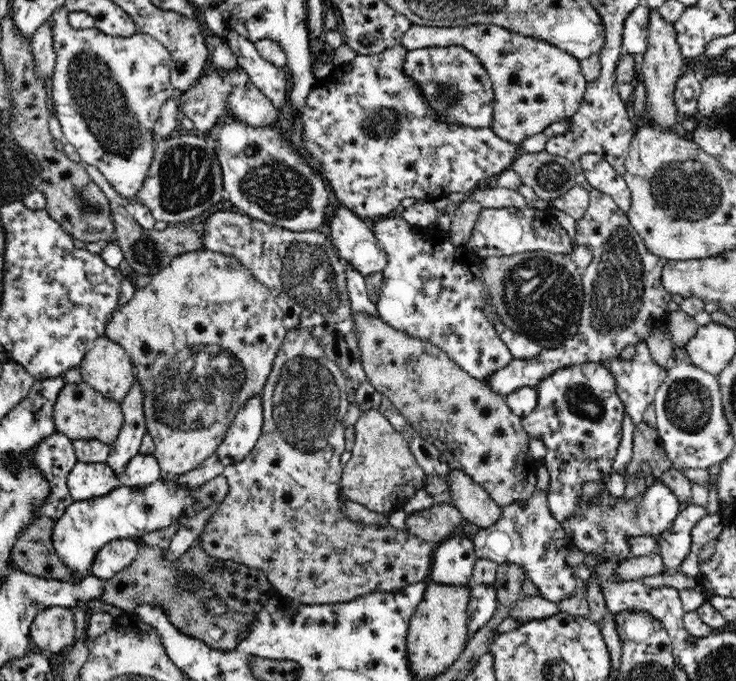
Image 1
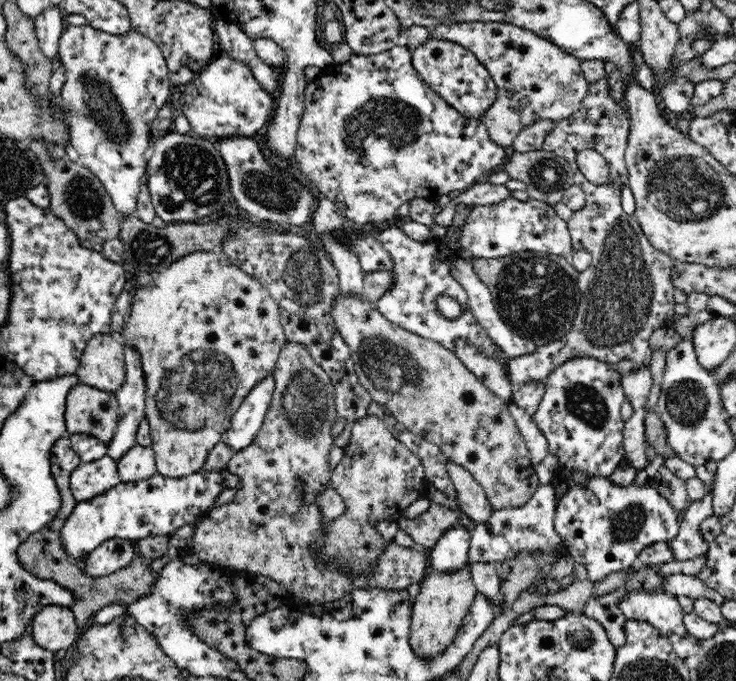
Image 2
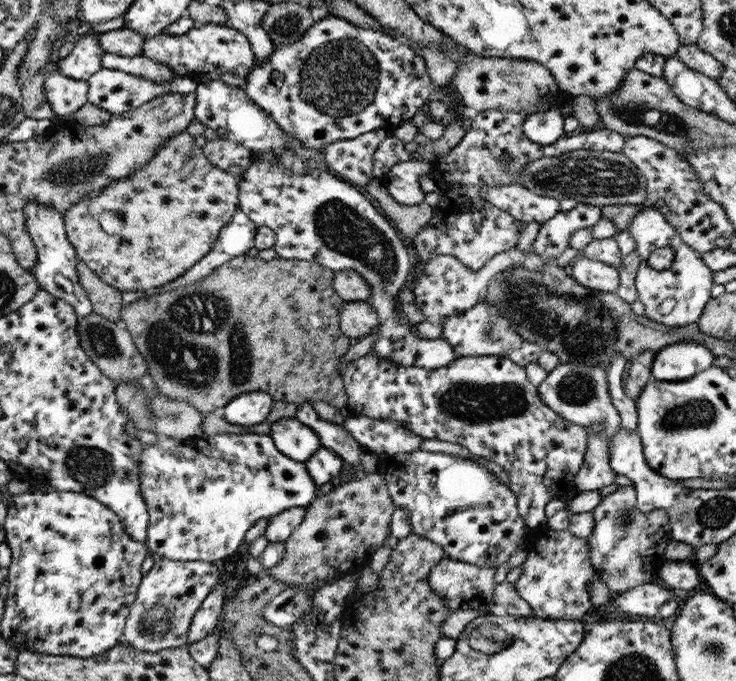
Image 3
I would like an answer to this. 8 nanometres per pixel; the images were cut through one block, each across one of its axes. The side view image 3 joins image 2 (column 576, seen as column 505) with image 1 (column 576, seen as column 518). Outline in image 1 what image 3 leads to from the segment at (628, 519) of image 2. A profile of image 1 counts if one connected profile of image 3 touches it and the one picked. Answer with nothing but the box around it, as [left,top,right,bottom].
[560,480,682,564]

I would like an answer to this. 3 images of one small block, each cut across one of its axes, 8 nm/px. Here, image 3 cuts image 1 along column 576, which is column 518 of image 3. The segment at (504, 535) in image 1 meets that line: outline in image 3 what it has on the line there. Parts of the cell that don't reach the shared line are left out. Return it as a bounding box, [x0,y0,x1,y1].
[513,524,596,620]

